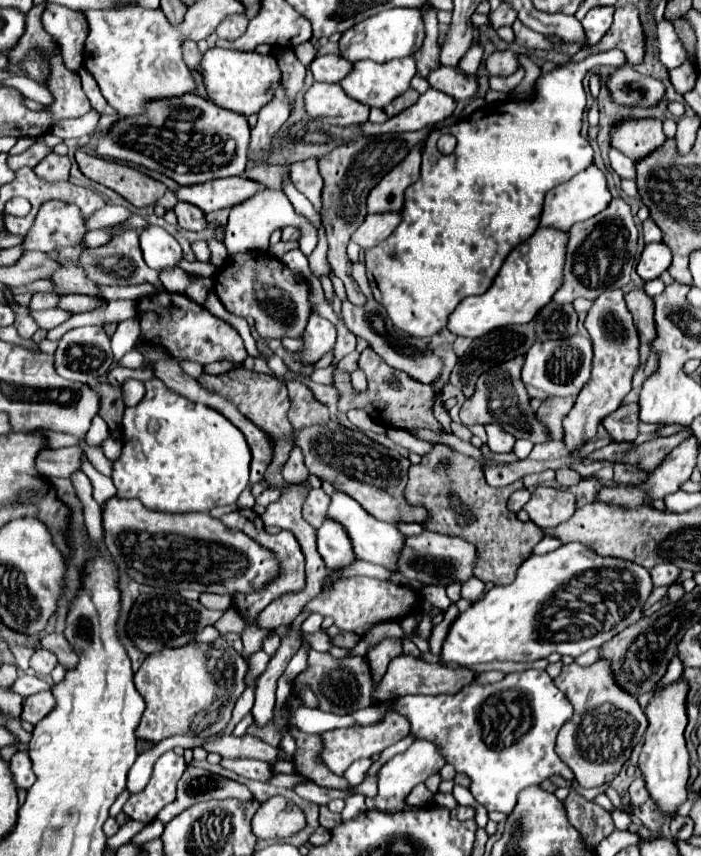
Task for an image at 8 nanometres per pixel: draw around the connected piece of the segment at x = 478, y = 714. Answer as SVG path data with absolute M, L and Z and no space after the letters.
M527 669L521 673L509 673L505 675L503 681L491 683L491 685L477 685L471 683L463 687L455 695L405 695L401 699L385 701L381 705L371 705L365 709L359 709L349 715L333 715L325 713L321 709L309 709L309 707L299 707L291 715L291 723L297 725L305 733L325 733L335 727L353 727L353 725L372 725L379 723L379 719L385 719L387 713L399 713L405 715L411 723L411 735L417 739L425 739L433 743L439 751L439 755L445 759L445 763L453 765L457 773L465 773L471 777L471 793L473 797L485 805L487 811L501 811L501 813L511 813L511 809L517 803L517 793L533 783L541 783L549 779L551 775L563 773L569 781L573 781L573 773L565 763L559 759L555 753L555 737L561 729L561 725L573 715L573 707L569 699L555 687L553 679L547 675L547 671L539 669Z

